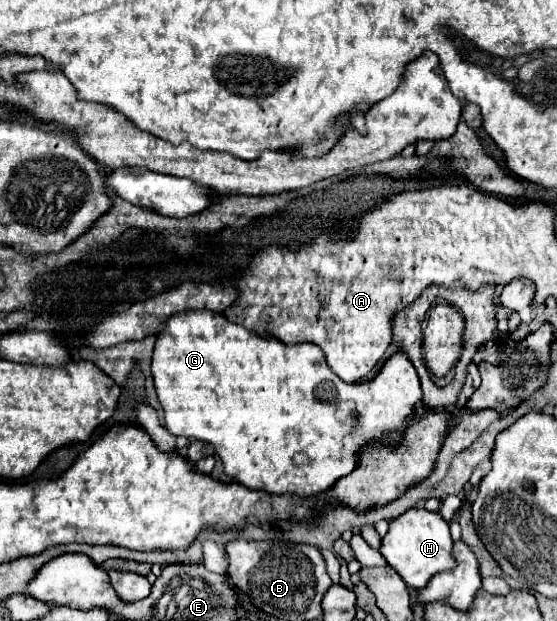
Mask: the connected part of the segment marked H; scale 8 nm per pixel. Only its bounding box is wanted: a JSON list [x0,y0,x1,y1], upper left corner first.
[380,506,456,590]

